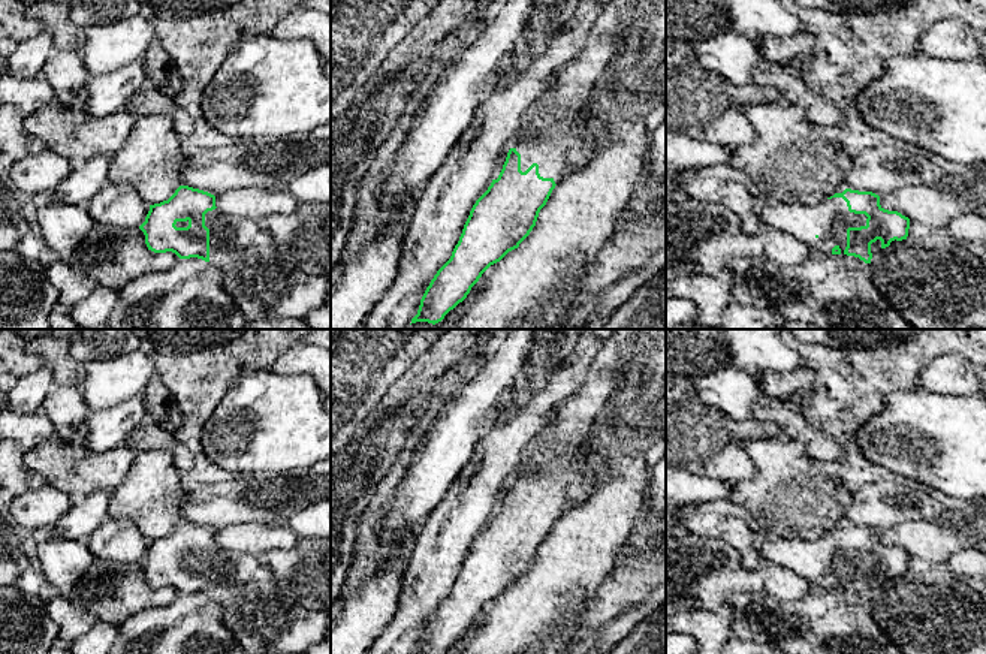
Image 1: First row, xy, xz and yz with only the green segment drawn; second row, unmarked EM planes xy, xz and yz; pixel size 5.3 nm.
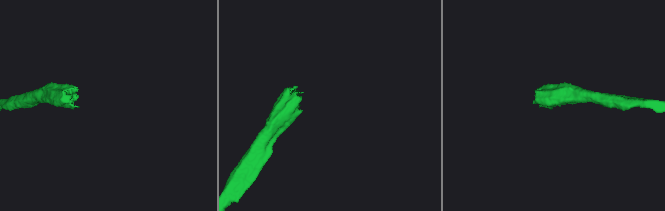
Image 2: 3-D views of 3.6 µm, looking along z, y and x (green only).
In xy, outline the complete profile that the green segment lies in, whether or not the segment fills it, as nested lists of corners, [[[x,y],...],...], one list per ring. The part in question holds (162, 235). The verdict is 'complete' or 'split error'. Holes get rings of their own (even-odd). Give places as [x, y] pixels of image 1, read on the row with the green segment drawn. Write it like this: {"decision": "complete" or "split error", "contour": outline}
{"decision": "split error", "contour": [[[180,186],[168,201],[150,205],[139,229],[145,235],[148,250],[154,253],[172,251],[180,259],[197,257],[212,263],[224,251],[244,251],[248,245],[269,245],[278,251],[271,235],[257,220],[226,216],[215,207],[214,195],[189,186]]]}

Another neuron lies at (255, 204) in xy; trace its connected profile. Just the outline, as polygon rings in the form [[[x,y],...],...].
[[[235,189],[215,196],[215,207],[226,216],[260,220],[295,211],[299,201],[289,190]]]

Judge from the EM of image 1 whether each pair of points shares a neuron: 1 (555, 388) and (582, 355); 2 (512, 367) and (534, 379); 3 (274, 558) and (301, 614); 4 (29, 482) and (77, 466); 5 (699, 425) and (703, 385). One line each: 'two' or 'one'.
1: one
2: two
3: two
4: two
5: two

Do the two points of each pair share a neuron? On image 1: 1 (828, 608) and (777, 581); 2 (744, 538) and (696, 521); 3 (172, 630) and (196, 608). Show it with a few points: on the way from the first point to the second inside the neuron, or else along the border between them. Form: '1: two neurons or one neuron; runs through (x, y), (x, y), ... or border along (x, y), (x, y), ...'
1: two neurons; border along (810, 591), (795, 599), (780, 599), (771, 594)
2: one neuron; runs through (732, 526), (724, 521), (708, 521)
3: one neuron; runs through (178, 626), (190, 614)

